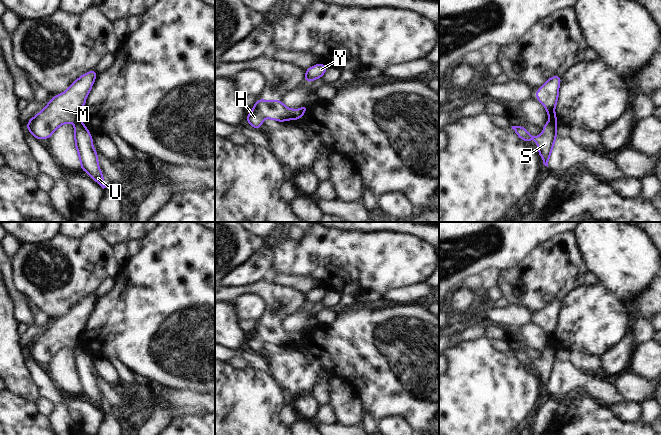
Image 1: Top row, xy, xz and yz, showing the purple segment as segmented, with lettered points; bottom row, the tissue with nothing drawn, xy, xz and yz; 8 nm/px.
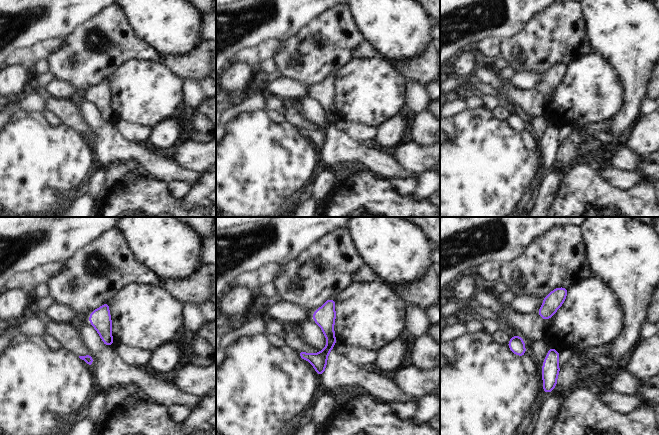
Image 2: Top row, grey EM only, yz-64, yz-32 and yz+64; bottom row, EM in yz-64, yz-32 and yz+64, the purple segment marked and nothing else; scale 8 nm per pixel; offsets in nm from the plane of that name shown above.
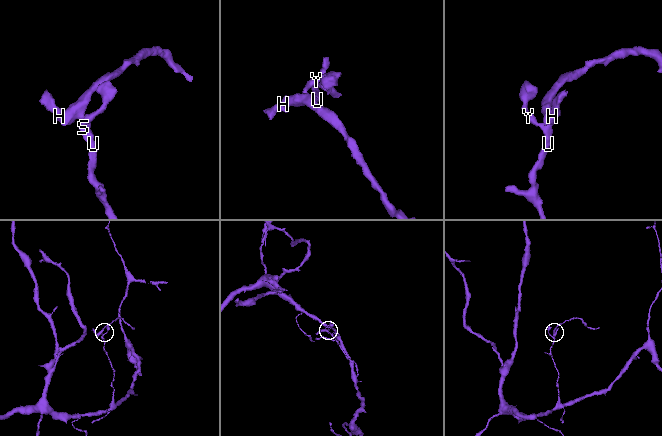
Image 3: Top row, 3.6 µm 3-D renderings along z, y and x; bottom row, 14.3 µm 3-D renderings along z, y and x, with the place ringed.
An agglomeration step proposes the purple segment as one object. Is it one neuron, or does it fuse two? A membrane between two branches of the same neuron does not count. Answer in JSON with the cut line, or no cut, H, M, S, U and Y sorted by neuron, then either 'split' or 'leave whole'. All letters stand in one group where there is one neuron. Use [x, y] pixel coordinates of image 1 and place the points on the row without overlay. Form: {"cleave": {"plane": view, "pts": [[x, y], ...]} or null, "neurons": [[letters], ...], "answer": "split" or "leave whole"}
{"cleave": {"plane": "yz", "pts": [[549, 344], [556, 349]]}, "neurons": [["H", "M"], ["S", "U", "Y"]], "answer": "split"}

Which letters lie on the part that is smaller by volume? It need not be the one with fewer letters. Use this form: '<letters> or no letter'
H, M

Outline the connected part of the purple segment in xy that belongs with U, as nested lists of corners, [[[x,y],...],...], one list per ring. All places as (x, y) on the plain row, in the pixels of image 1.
[[[82,345],[74,349],[74,362],[81,394],[87,396],[103,413],[106,412],[104,400],[98,388],[98,379],[93,371],[91,357],[87,354]]]

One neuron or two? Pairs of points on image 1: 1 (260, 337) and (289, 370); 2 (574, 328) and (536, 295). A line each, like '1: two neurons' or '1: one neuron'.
1: two neurons
2: two neurons

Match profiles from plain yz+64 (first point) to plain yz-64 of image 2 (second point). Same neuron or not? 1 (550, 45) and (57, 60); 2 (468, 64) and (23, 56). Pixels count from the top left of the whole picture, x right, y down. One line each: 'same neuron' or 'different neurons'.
1: same neuron
2: different neurons

